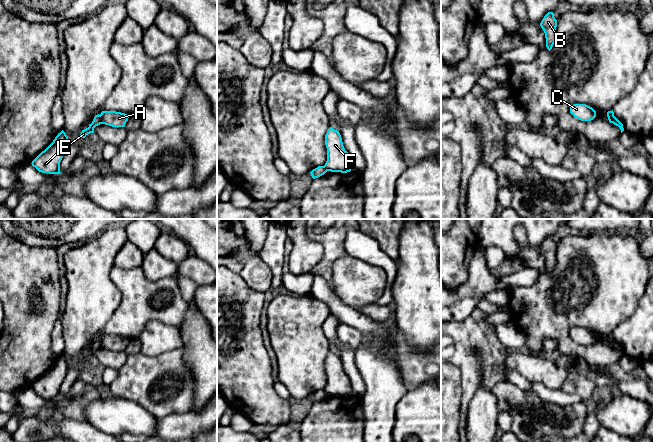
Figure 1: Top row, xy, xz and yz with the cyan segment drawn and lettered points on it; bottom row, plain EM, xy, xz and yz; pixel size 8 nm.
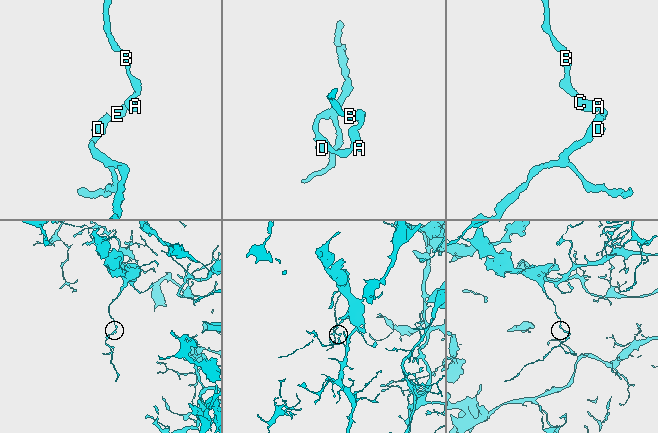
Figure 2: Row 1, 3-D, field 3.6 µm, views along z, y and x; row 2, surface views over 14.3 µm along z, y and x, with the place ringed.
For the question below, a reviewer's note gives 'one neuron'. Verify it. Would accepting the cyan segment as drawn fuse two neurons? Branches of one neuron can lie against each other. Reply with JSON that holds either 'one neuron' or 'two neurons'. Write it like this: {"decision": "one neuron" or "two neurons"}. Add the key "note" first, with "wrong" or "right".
{"note": "wrong", "decision": "two neurons"}

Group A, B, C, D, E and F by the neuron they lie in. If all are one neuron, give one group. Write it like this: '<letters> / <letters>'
A B C F / D E

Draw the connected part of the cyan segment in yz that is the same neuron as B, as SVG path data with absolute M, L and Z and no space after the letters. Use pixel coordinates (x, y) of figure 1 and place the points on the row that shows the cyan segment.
M548 12L540 23L541 28L545 33L546 47L550 51L556 40L557 20L553 12Z

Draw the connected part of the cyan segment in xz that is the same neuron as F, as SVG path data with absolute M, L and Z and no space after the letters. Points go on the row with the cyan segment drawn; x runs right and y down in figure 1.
M330 127L325 135L327 161L325 167L331 172L347 173L352 164L348 152L345 150L339 131Z

